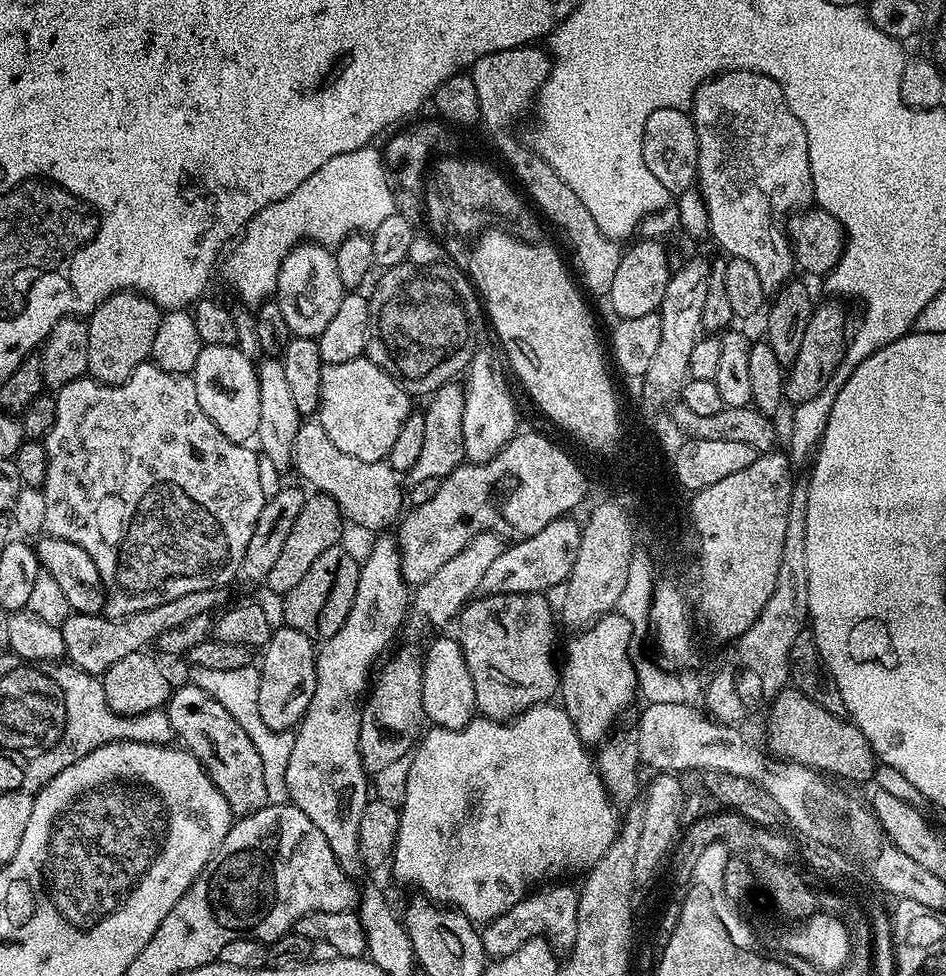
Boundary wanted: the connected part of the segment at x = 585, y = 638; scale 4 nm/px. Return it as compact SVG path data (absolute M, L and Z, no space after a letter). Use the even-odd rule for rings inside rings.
M613 610L573 636L564 648L564 664L562 660L558 668L558 696L564 699L562 707L574 722L581 742L596 746L608 739L619 716L631 706L632 699L637 699L636 671L630 655L634 635L630 622Z

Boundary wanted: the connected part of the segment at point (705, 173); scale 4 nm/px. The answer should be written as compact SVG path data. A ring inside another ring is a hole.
M722 72L704 81L694 94L690 115L697 132L698 191L706 202L711 239L716 239L729 257L746 258L758 270L765 293L775 294L793 279L794 273L786 221L793 210L813 203L806 130L784 100L783 86L761 72Z

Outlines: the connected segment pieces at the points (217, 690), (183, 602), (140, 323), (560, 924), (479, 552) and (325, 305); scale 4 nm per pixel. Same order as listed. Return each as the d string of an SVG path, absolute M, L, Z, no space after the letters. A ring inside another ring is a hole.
M249 666L242 670L206 670L205 668L192 668L191 683L198 685L210 698L218 698L222 706L246 730L250 742L254 742L254 750L258 750L258 758L262 758L262 766L266 774L266 794L270 804L289 803L286 790L286 768L290 766L290 752L294 750L295 735L291 731L272 732L270 726L262 720L262 713L258 711L258 682L260 669Z
M224 586L198 590L194 594L182 594L182 598L174 598L174 602L162 602L162 606L150 606L150 610L119 618L109 618L103 614L91 616L81 612L67 616L63 624L59 625L64 643L64 656L72 667L81 668L97 678L103 677L104 672L110 670L110 666L114 666L114 662L126 658L126 654L147 649L147 644L155 645L166 630L182 626L190 622L190 618L198 618L198 614L212 614L215 613L215 608L223 609L229 603L228 591Z
M135 290L115 292L106 298L87 317L90 334L87 375L100 384L126 382L136 367L151 357L154 330L158 330L161 315L162 309L153 300Z
M556 882L551 886L544 886L548 888L536 890L541 892L533 891L514 906L510 906L506 914L487 921L482 928L485 953L492 958L503 958L514 954L514 950L518 950L518 946L522 946L527 940L537 938L547 940L556 950L571 949L576 937L580 893L575 887L572 889L570 885L560 883L564 882Z
M495 532L478 533L462 551L450 558L450 562L446 562L446 566L441 566L434 578L415 589L410 604L414 616L428 624L448 624L451 620L453 623L477 593L476 587L478 582L482 582L482 574L486 574L486 569L505 547L505 541Z
M305 242L296 245L286 254L276 275L274 302L286 317L293 336L320 336L330 318L338 311L345 288L338 276L334 255L325 245Z

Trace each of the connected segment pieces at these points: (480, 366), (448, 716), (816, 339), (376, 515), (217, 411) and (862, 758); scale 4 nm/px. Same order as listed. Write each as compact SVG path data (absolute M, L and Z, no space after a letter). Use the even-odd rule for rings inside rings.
M477 351L466 369L468 381L463 381L464 409L462 410L462 442L464 458L470 464L484 464L503 450L518 435L516 404L508 388L496 377L492 360L486 353Z
M440 636L424 652L422 702L425 717L438 728L465 728L477 715L474 682L466 666L459 639Z
M817 303L813 307L810 326L806 326L806 334L802 334L798 358L794 358L784 377L784 394L789 405L807 402L821 393L827 380L843 365L840 363L845 363L846 341L849 336L848 316L838 305Z
M316 418L305 419L300 425L294 438L292 468L306 483L313 484L316 492L325 492L334 498L343 519L353 520L360 528L387 529L384 527L401 515L400 507L406 504L405 489L400 489L401 477L387 462L371 464L362 462L362 458L353 458L351 454L342 454L342 450L338 450L338 446L326 438Z
M205 344L198 354L198 362L194 362L194 370L190 373L194 382L194 390L198 393L198 406L202 406L202 414L230 438L230 442L248 444L255 441L258 430L258 382L256 381L256 364L236 344Z
M795 686L785 687L783 692L775 693L772 709L768 712L768 722L766 721L766 737L769 749L777 757L792 760L794 763L804 764L806 767L816 769L821 774L829 777L841 776L844 780L868 780L871 781L876 774L878 757L872 751L870 742L862 730L858 730L855 724L847 719L830 714L818 706L806 694L802 694Z

